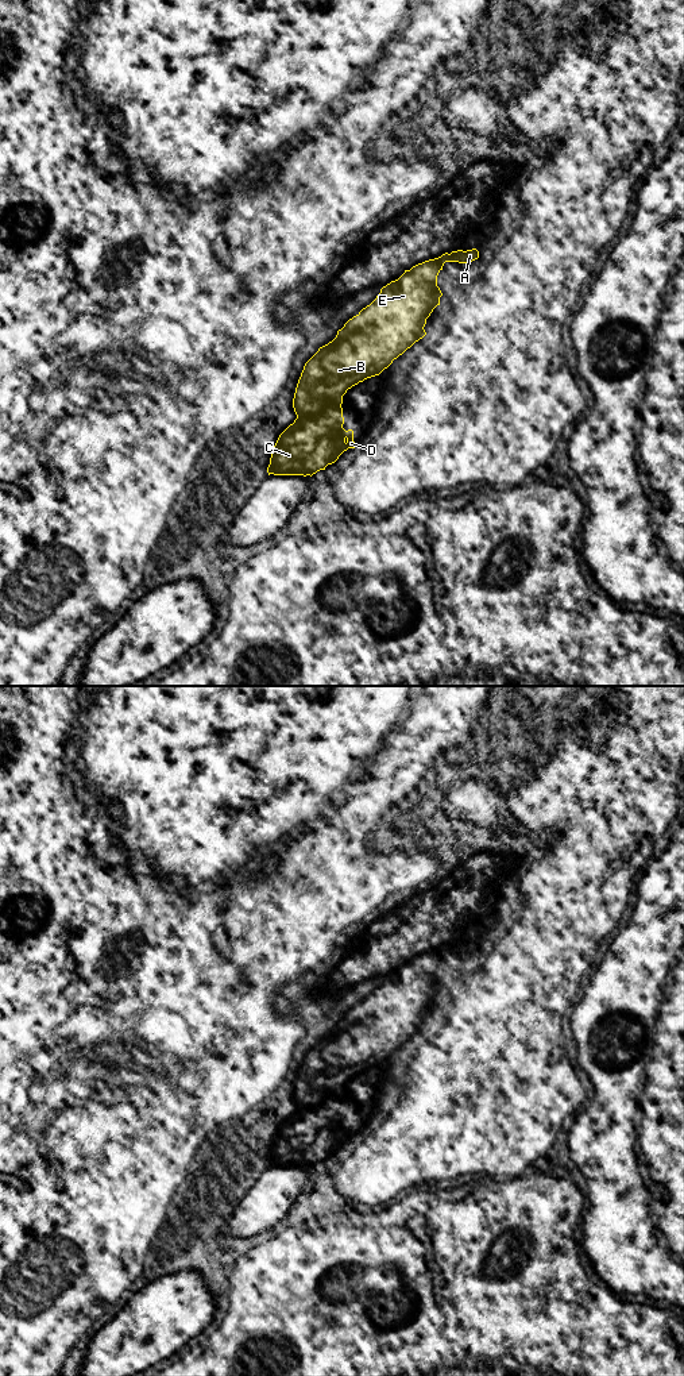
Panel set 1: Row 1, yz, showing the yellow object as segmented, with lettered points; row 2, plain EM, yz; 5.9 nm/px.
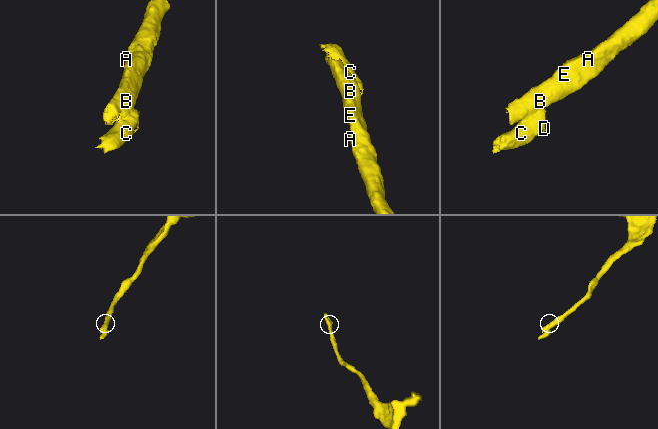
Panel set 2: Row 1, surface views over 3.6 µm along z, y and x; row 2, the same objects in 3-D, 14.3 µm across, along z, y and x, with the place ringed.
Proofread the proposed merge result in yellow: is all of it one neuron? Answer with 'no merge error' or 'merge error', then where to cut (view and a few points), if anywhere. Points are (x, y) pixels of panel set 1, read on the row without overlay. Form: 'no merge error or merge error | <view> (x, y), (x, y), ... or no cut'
merge error | yz (346, 1082), (328, 1093), (317, 1103), (297, 1109)

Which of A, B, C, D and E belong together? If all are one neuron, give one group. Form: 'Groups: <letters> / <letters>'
Groups: A B E / C D

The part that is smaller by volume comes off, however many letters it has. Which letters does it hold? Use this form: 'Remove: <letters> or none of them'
Remove: C, D

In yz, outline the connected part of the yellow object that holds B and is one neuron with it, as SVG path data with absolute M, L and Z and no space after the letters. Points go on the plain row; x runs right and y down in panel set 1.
M476 940L457 941L451 945L445 944L438 949L425 952L410 961L405 961L398 971L383 978L370 997L349 1010L337 1022L336 1029L320 1038L305 1055L293 1090L297 1109L318 1105L325 1095L343 1087L352 1078L379 1067L394 1051L422 1030L426 1026L424 1021L426 1010L440 997L443 984L437 978L437 967L443 961L444 955L469 955L478 949L479 943Z

